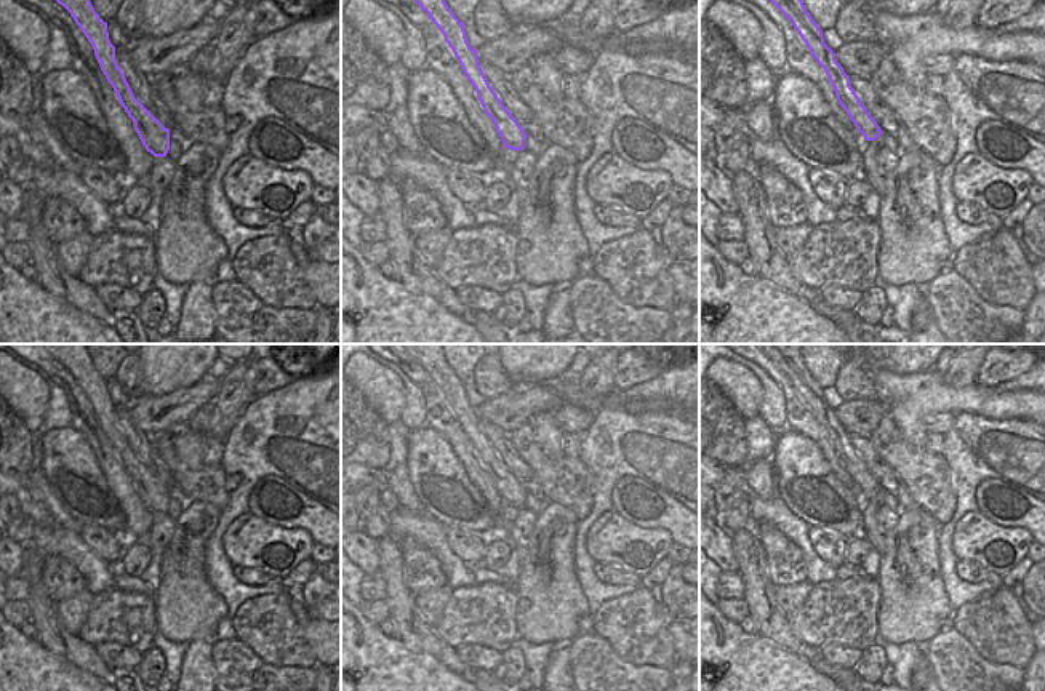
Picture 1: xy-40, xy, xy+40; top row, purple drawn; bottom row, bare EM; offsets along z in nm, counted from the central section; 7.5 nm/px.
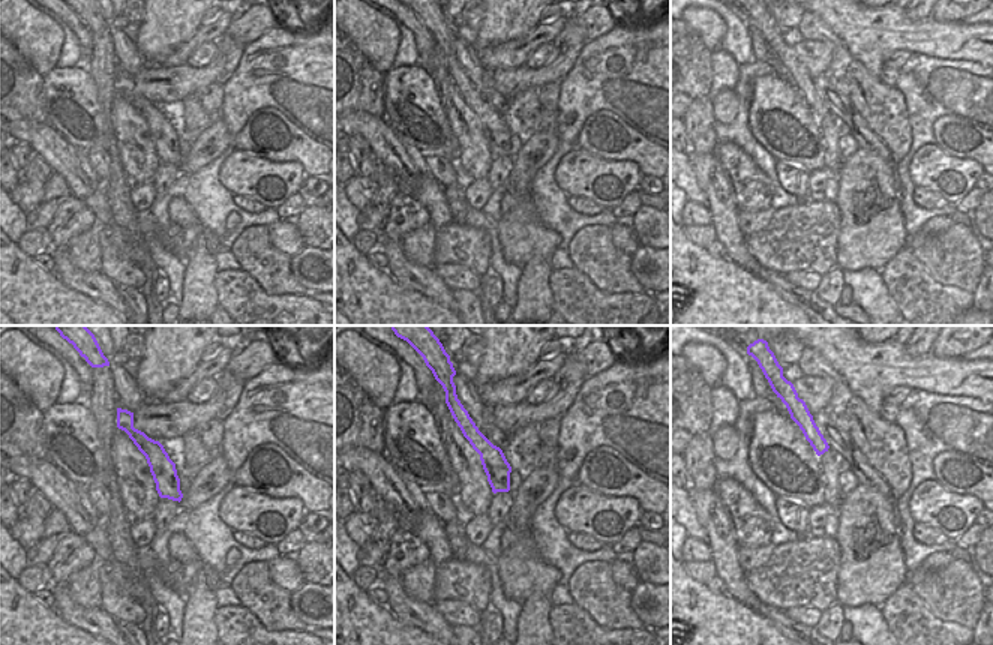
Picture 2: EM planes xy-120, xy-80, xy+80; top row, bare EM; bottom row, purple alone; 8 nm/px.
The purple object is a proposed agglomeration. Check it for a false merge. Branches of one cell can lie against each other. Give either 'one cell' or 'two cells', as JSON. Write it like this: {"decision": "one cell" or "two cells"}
{"decision": "one cell"}

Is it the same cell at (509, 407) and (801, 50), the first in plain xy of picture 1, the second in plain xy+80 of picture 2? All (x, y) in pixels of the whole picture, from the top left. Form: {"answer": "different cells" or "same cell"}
{"answer": "same cell"}

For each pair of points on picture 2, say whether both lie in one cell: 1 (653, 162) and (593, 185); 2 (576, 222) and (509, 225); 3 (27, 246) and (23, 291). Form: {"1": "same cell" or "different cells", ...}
{"1": "different cells", "2": "different cells", "3": "different cells"}

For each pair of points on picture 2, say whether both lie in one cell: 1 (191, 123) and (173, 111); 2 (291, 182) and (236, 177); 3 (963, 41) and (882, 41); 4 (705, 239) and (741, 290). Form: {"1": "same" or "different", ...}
{"1": "same", "2": "same", "3": "same", "4": "different"}

